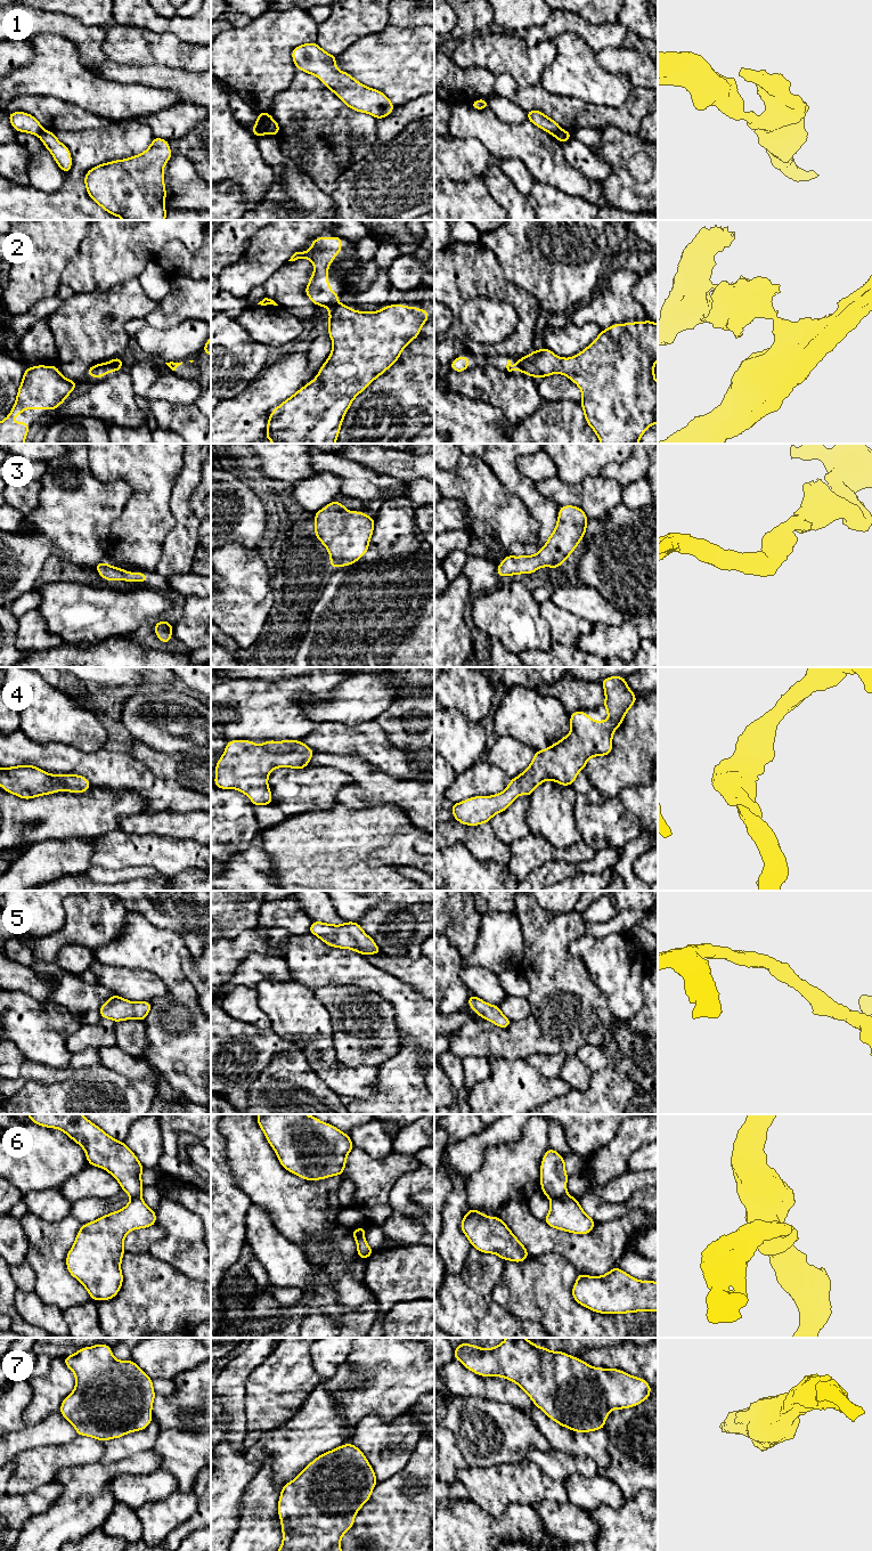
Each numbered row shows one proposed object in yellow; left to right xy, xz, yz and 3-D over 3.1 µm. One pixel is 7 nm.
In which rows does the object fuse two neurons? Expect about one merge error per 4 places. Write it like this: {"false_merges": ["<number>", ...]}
{"false_merges": ["1", "2", "6"]}

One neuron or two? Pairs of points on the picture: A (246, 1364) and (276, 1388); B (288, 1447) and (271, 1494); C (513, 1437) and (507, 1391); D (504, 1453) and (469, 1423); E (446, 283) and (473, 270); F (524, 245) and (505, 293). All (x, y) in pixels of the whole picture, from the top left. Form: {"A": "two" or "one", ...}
{"A": "two", "B": "two", "C": "two", "D": "one", "E": "one", "F": "two"}

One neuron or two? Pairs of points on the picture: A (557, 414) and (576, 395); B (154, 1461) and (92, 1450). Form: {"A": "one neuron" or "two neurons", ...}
{"A": "two neurons", "B": "two neurons"}

